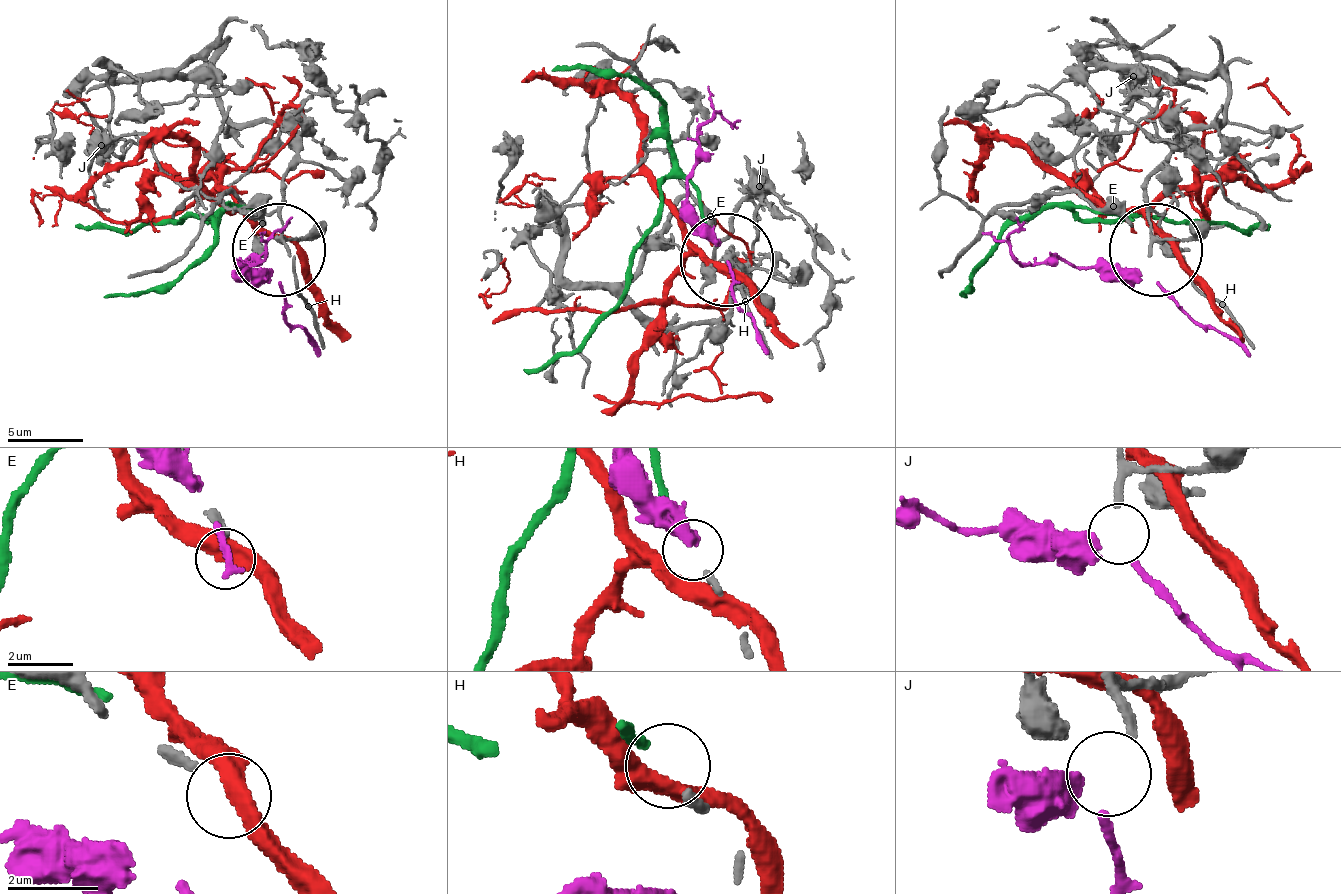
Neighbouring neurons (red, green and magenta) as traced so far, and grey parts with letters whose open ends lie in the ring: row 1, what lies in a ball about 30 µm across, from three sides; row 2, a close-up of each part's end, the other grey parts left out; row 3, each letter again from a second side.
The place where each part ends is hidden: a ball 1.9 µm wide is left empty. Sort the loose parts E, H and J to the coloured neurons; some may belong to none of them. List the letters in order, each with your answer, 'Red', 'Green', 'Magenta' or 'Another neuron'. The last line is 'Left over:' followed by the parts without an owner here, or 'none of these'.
E: Another neuron
H: Green
J: Magenta
Left over: E

